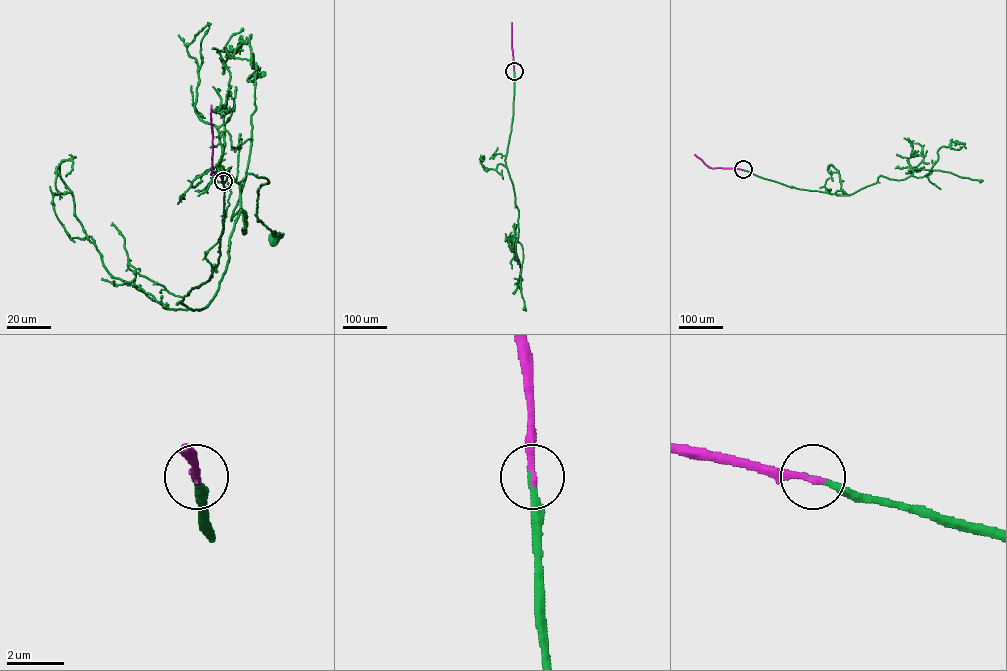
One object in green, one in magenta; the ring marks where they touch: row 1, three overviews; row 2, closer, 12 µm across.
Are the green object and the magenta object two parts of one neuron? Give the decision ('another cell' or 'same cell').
same cell

